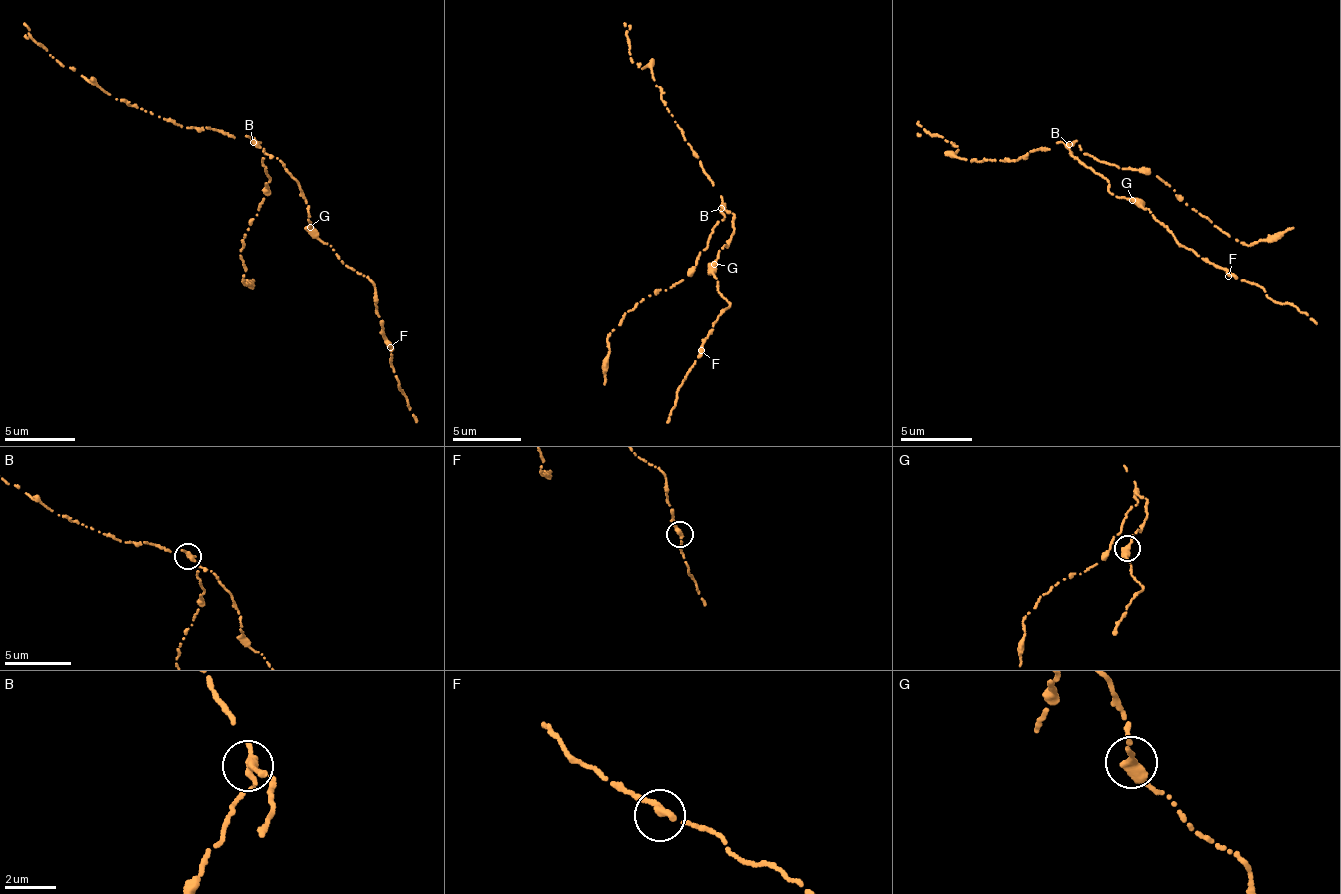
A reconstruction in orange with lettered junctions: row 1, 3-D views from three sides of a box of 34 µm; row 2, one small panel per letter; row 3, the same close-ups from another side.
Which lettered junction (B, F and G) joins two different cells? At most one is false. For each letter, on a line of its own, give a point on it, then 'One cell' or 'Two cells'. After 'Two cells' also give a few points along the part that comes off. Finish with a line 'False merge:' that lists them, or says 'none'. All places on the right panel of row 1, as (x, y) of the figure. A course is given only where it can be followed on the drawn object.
B: Place: (1069, 144). Two cells. Course of the part to remove: (1067, 145), (1079, 146), (1111, 165), (1135, 169), (1159, 178), (1191, 210), (1247, 245), (1294, 229)
F: Place: (1228, 276). One cell
G: Place: (1132, 200). One cell
False merge: B

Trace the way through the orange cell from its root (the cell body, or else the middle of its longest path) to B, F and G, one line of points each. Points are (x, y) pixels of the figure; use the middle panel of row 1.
B: (734, 219), (731, 211), (721, 206)
F: (734, 219), (731, 240), (718, 251), (712, 274), (719, 281), (716, 286), (730, 304), (717, 317), (701, 350)
G: (734, 219), (731, 240), (727, 247), (724, 246), (718, 251), (714, 264)

